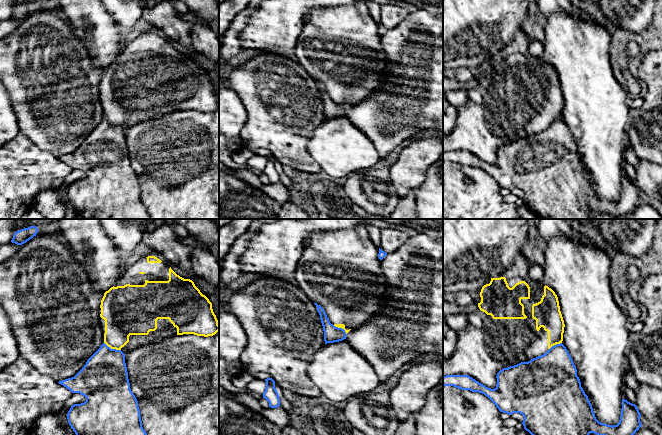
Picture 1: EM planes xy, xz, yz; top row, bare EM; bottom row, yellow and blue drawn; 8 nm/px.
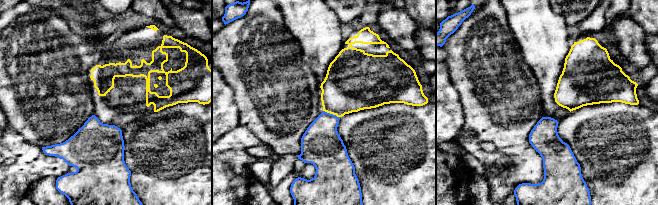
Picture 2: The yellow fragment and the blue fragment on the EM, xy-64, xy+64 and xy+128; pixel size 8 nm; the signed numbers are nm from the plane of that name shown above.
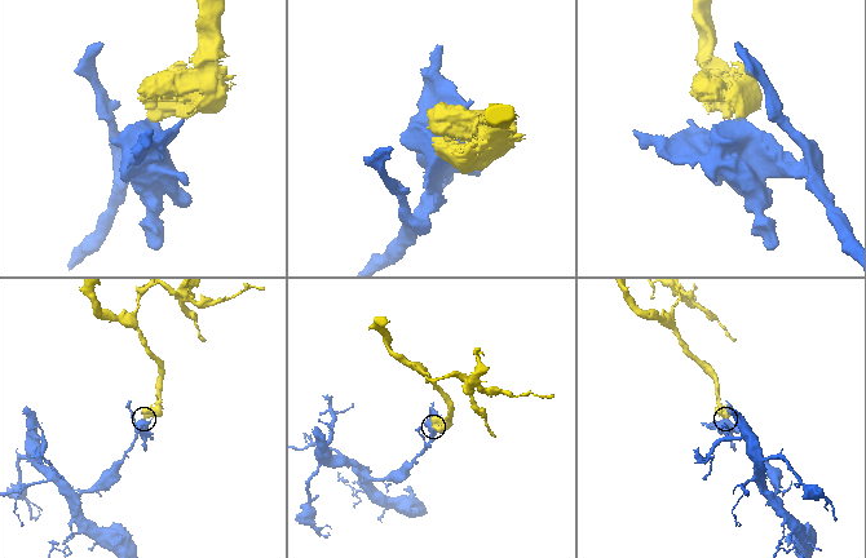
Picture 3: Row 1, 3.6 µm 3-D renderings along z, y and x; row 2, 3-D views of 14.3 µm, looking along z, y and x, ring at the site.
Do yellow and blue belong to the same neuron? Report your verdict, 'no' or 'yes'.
no

